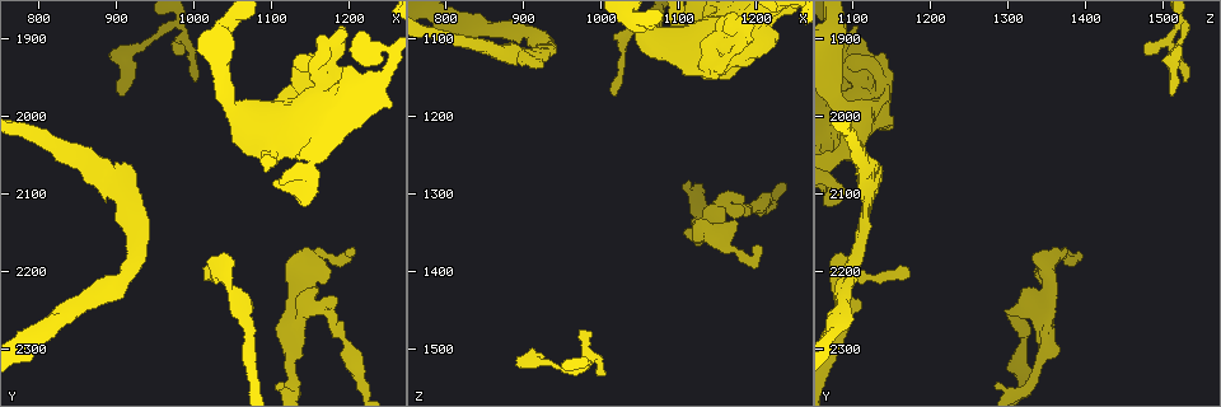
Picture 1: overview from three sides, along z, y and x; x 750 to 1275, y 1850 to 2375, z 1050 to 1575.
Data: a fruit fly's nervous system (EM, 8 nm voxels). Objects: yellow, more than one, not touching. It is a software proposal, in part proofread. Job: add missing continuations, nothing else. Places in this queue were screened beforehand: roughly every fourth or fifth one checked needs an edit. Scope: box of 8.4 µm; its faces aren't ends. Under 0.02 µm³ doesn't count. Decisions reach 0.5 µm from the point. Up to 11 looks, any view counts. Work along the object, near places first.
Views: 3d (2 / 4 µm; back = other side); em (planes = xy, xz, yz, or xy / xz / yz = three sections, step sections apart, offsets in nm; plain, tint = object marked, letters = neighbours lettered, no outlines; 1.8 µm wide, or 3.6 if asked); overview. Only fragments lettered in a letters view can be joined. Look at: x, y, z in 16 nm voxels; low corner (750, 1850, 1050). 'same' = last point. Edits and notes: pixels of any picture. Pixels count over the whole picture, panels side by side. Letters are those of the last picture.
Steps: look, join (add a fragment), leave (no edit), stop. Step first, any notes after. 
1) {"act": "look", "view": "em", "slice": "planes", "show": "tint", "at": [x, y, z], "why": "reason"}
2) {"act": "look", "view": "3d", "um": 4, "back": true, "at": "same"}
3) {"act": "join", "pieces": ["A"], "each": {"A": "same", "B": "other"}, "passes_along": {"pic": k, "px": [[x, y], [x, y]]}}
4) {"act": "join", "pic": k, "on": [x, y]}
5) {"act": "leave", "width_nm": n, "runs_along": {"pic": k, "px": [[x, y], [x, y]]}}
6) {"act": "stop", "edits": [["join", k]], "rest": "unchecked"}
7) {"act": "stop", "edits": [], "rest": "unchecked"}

{"act": "look", "view": "em", "slice": "xz", "step": 16, "show": "tint", "at": [1110, 2345, 1290], "why": "an open end"}

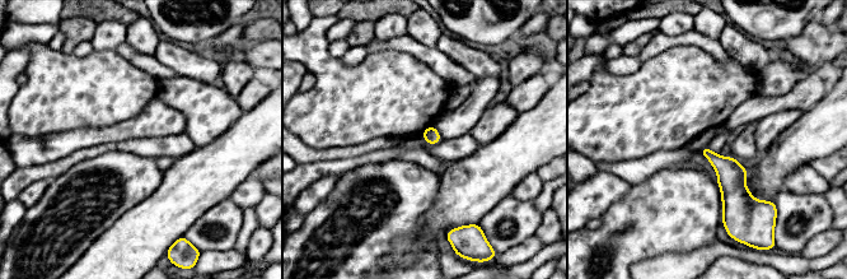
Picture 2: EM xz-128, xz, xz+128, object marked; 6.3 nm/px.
{"act": "look", "view": "em", "slice": "xy", "step": 8, "show": "letters", "at": "same"}

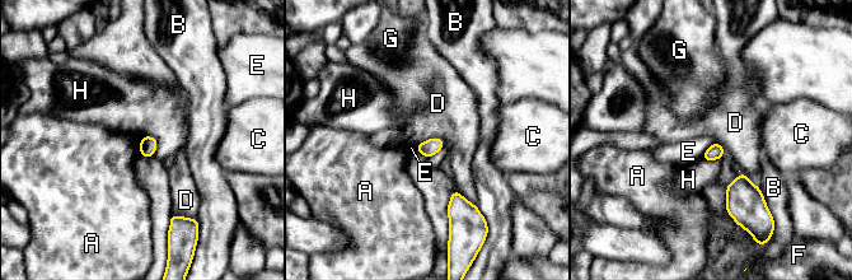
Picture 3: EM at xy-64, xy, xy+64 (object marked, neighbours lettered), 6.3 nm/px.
{"act": "leave", "each": {"A": "other", "B": "other", "C": "other", "D": "other", "E": "other", "F": "other", "G": "other", "H": "other"}, "border": {"pic": 3, "px": [[444, 141], [429, 138], [417, 145]]}, "found": "no lettered fragment goes on from it"}

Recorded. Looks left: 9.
{"act": "look", "view": "em", "slice": "yz", "step": 4, "show": "letters", "at": [905, 1970, 1510], "why": "branch stops here"}

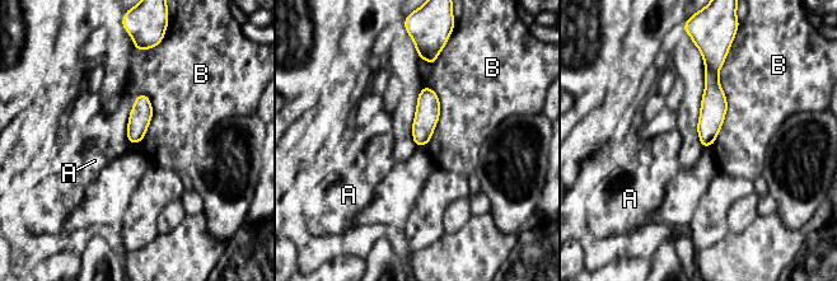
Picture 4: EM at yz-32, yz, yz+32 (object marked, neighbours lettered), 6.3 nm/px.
{"act": "look", "view": "em", "slice": "xz", "step": 16, "show": "letters", "at": "same", "why": "another direction"}

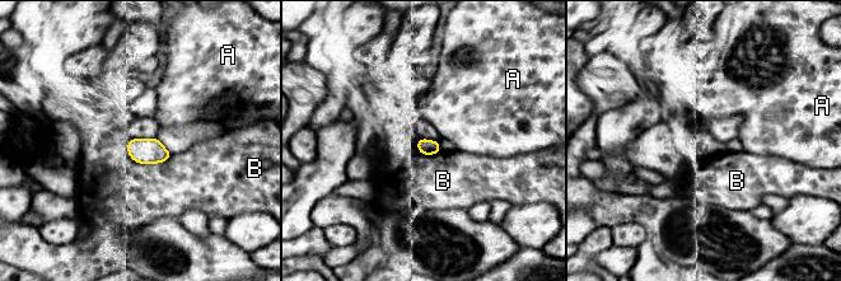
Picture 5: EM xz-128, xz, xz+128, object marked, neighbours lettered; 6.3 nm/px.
{"act": "leave", "each": {"A": "other", "B": "other"}, "border": {"pic": 5, "px": [[172, 155], [158, 163], [130, 158]]}, "found": "none of them fits"}

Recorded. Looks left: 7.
{"act": "look", "view": "em", "slice": "xy", "step": 8, "show": "letters", "at": [1205, 2175, 1370], "why": "an open end"}

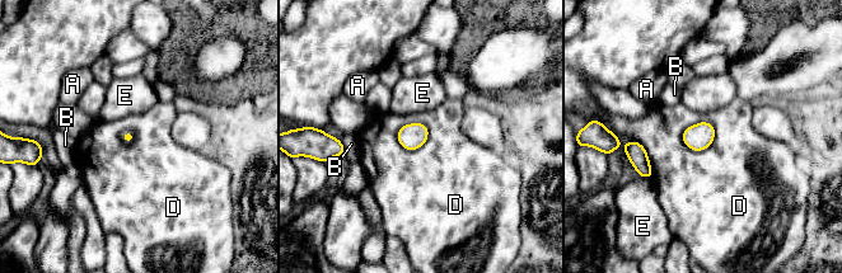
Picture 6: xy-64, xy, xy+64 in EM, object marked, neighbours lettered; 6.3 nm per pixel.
{"act": "look", "view": "em", "slice": "planes", "show": "letters", "at": "same", "why": "another direction"}

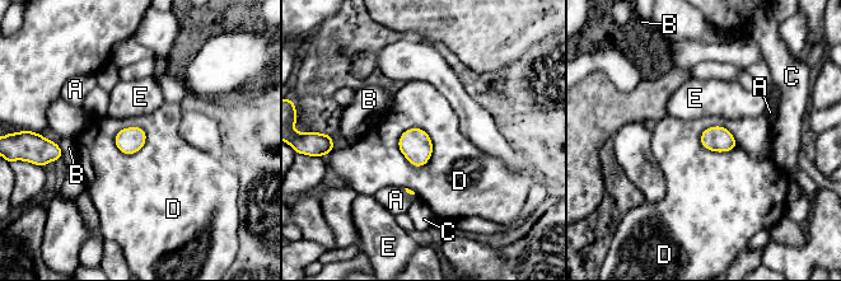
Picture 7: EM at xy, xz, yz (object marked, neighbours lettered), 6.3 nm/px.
{"act": "leave", "width_nm": 160, "longest_contact_nm": ["D", 260], "each": {"A": "other", "B": "other", "C": "other", "D": "other", "E": "other"}, "found": "none of them fits"}

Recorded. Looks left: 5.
{"act": "look", "view": "3d", "um": 2, "at": [1040, 2180, 1085], "why": "tapers out"}

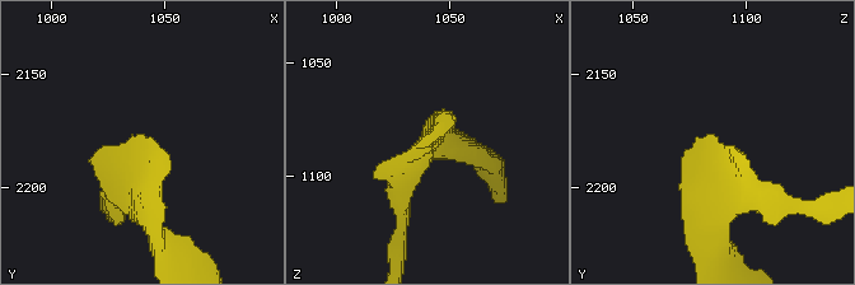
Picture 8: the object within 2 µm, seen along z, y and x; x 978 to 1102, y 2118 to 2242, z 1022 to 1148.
{"act": "look", "view": "em", "slice": "yz", "step": 8, "show": "tint", "at": [1039, 2178, 1088], "why": "shape alone is not enough"}

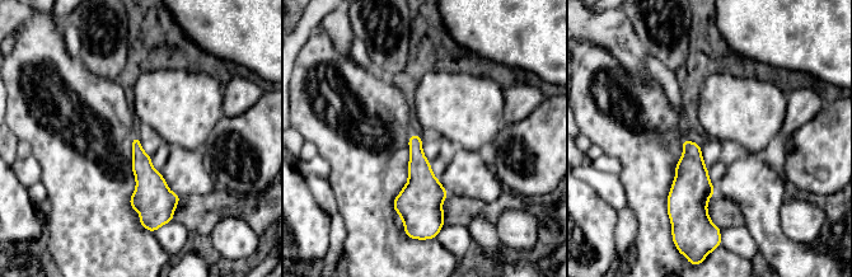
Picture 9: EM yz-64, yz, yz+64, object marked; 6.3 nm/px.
{"act": "look", "view": "em", "slice": "planes", "show": "letters", "at": "same"}

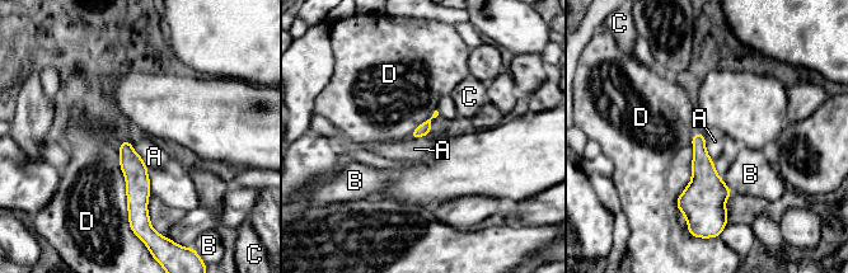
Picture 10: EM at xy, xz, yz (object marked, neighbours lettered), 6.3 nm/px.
{"act": "leave", "each": {"A": "other", "B": "other", "C": "other", "D": "other"}, "found": "none of them fits"}

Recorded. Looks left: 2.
{"act": "stop", "edits": [], "rest": "unchecked"}

